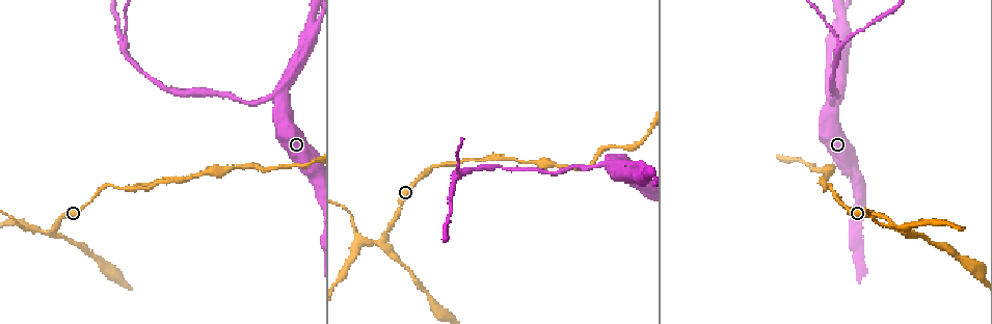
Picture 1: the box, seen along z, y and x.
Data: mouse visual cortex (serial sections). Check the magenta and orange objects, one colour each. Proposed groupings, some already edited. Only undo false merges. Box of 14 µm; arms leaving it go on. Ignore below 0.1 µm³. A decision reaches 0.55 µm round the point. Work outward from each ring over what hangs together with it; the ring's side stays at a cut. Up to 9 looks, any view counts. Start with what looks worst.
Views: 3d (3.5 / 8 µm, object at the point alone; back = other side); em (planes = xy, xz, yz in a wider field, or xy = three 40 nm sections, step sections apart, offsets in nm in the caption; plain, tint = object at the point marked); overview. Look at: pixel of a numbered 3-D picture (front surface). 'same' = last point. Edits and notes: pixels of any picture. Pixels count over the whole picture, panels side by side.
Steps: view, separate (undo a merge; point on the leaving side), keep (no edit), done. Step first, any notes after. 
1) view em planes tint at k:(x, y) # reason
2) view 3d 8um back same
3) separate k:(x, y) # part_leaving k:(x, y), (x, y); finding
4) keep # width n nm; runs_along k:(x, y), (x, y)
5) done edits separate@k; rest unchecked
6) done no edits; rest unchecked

view 3d 3.5um at 1:(277, 95) # three arms meet

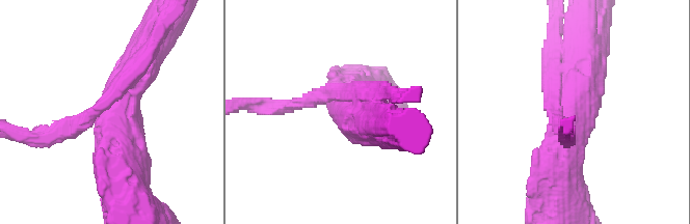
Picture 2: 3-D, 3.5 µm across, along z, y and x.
view em planes tint at 2:(571, 112) # arms 3; arm_widths 200, 450, 600 nm

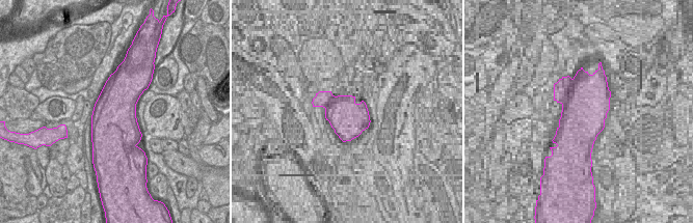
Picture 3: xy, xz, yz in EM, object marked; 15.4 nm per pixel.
keep # runs_along 2:(558, 182), (582, 57); all the same cell

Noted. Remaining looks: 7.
view 3d 8um at 1:(841, 45)

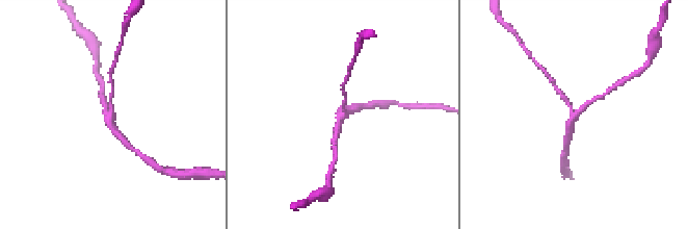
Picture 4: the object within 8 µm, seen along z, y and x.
view 3d 3.5um at 4:(342, 113) # zoom in

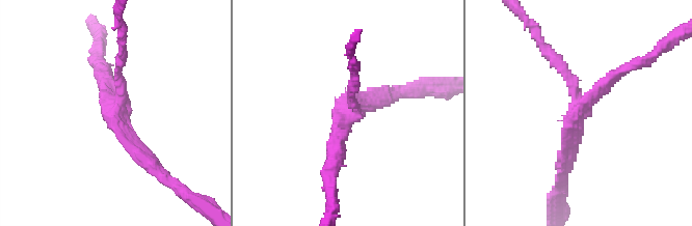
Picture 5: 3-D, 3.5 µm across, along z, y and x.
view em planes tint at 5:(117, 108) # arms 3; arm_widths 150, 200, 200 nm

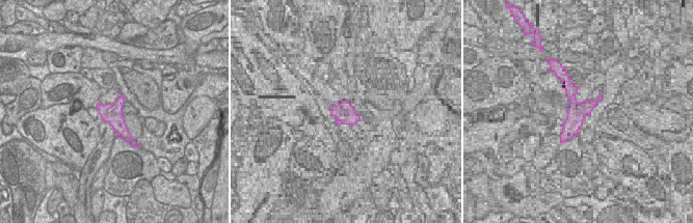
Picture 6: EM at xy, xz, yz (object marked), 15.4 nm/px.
keep # runs_along 5:(564, 162), (575, 114), (631, 66); one cell here

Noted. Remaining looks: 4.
view 3d 3.5um back at 1:(382, 242) # sharp bend

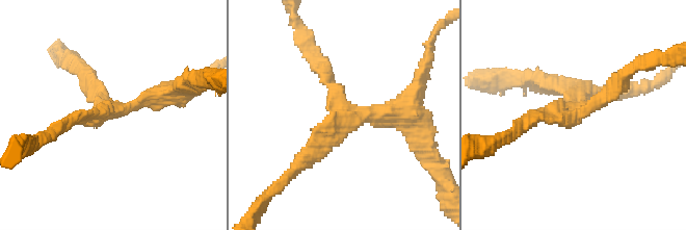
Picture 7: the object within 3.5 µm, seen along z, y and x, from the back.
view em xy step 5 tint at 7:(117, 106) # shape alone is not enough

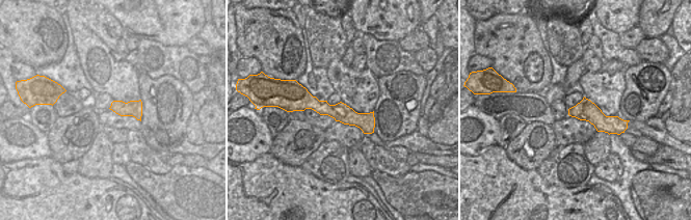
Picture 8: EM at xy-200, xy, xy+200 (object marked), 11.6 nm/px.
view em planes tint same

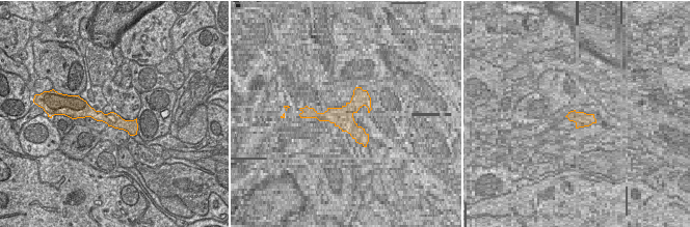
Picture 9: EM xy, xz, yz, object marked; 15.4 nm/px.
keep # runs_along 9:(80, 113), (113, 119), (134, 132); one cell here

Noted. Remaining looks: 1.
done no edits; rest unchecked

